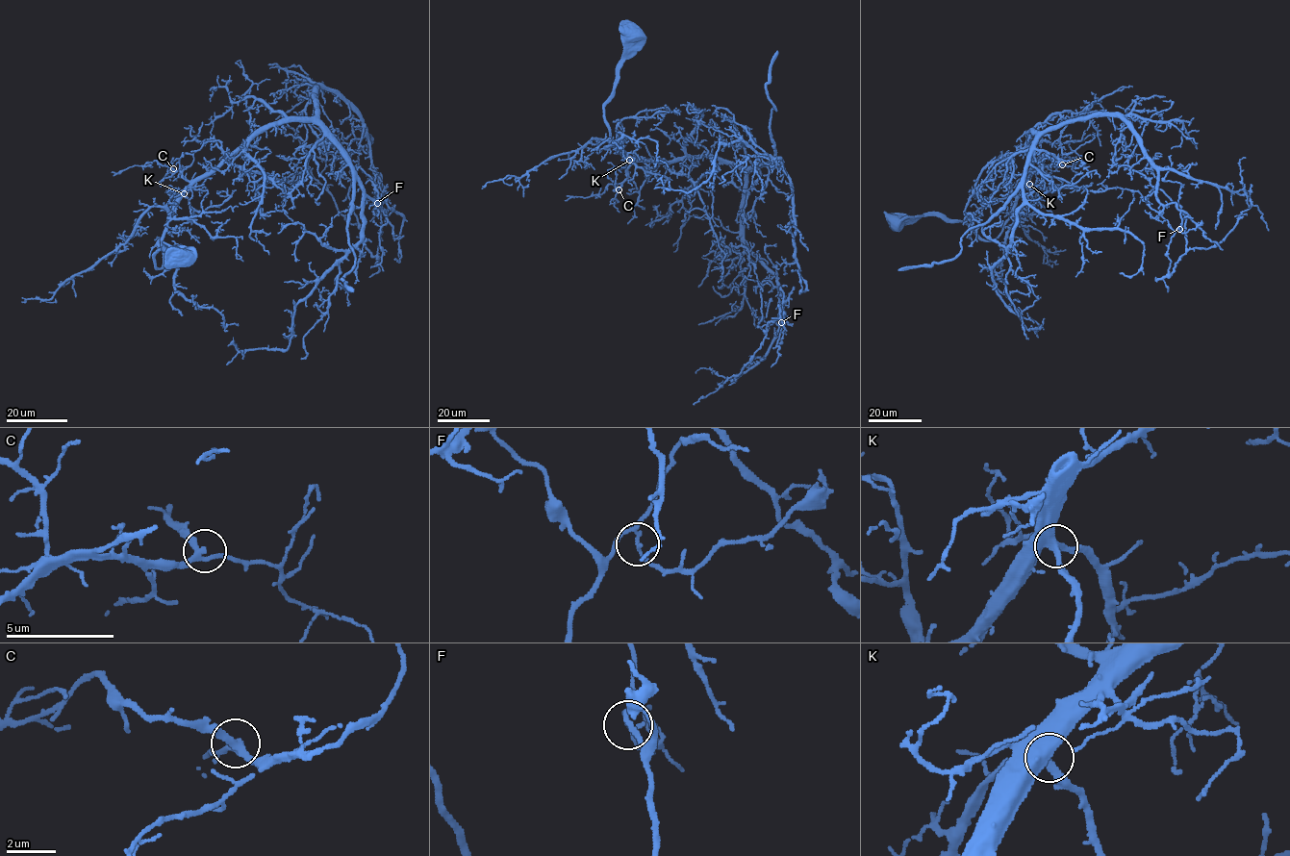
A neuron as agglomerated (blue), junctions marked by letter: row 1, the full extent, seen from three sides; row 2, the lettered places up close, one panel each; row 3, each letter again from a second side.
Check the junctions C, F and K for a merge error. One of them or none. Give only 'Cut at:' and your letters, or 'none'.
Cut at: F

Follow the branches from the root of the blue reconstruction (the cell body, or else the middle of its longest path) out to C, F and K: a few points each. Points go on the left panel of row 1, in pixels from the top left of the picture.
C: (182, 258), (167, 244), (155, 255), (155, 266), (163, 264), (169, 214), (190, 183), (173, 168)
F: (182, 258), (167, 244), (155, 266), (180, 197), (265, 128), (313, 117), (319, 87), (363, 121), (377, 203)
K: (182, 258), (179, 248), (167, 244), (154, 257), (155, 266), (162, 267), (165, 225), (175, 202), (184, 193)

